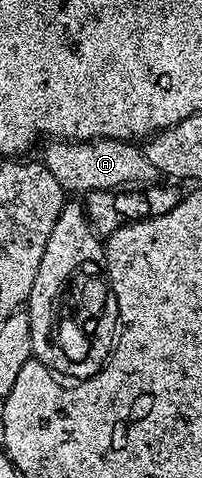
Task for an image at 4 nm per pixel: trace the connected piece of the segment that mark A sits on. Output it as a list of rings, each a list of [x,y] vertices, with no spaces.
[[[91,138],[89,140],[50,140],[45,143],[46,147],[42,150],[40,161],[43,166],[60,180],[63,190],[73,192],[75,190],[78,196],[85,195],[87,190],[109,190],[118,192],[121,186],[130,186],[133,182],[142,182],[141,184],[154,184],[159,181],[160,175],[158,169],[144,156],[142,146],[135,144],[130,140],[120,138]]]

